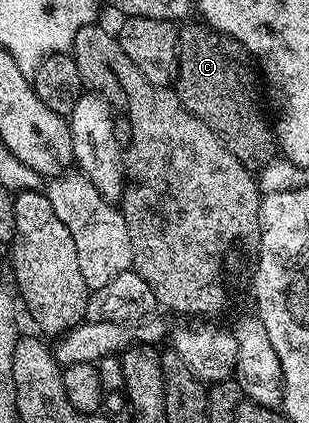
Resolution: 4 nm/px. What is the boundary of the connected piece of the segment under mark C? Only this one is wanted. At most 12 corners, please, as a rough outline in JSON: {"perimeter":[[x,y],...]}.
{"perimeter":[[179,30],[175,95],[244,164],[277,154],[252,55]]}

